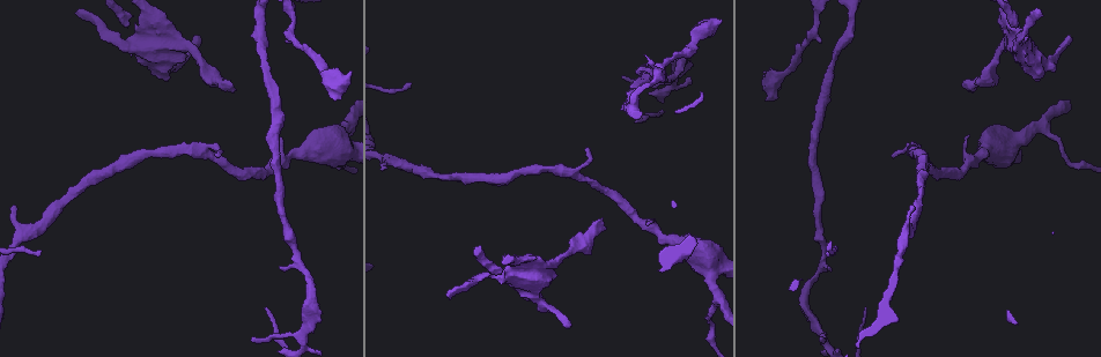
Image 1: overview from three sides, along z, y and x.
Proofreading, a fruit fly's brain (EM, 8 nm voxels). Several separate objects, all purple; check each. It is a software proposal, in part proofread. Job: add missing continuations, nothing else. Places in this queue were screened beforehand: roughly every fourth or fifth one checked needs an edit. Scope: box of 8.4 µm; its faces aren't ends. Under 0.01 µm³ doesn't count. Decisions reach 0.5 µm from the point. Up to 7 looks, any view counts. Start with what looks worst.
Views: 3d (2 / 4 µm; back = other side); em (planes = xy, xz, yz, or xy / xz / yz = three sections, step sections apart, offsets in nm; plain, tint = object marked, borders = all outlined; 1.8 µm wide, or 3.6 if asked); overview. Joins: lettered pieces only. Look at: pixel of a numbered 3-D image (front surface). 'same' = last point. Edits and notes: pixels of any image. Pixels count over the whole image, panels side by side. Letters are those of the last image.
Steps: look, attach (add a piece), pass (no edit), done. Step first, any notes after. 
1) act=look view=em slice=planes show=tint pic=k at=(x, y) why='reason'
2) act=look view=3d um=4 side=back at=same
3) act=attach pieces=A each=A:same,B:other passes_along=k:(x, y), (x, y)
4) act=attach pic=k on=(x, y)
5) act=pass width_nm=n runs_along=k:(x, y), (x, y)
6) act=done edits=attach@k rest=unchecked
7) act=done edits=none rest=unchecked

act=look view=3d um=4 pic=1 at=(961, 84) why='branch stops here'

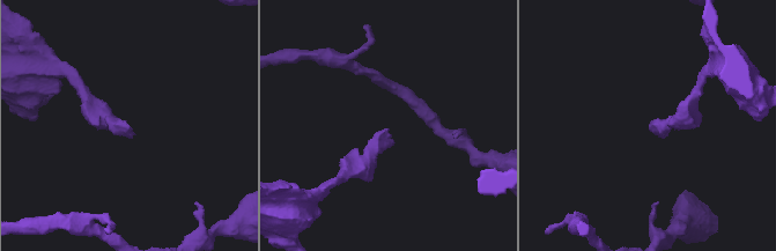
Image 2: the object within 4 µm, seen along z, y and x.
act=look view=em slice=planes show=borders pic=2 at=(651, 126) why='now the EM'

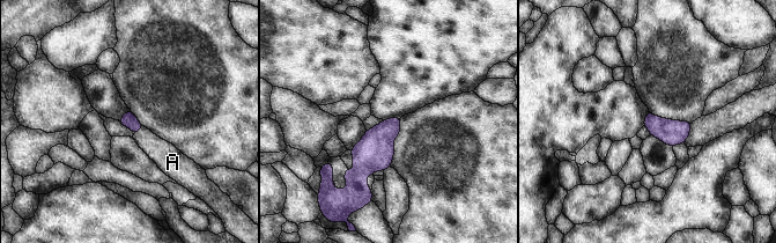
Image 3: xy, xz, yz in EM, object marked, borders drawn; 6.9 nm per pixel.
act=attach pic=3 on=(165, 155) each=A:same passes_along=3:(128, 119), (139, 131), (165, 155) found='the cell continues'

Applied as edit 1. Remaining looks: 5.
act=look view=overview why='see it whole again'

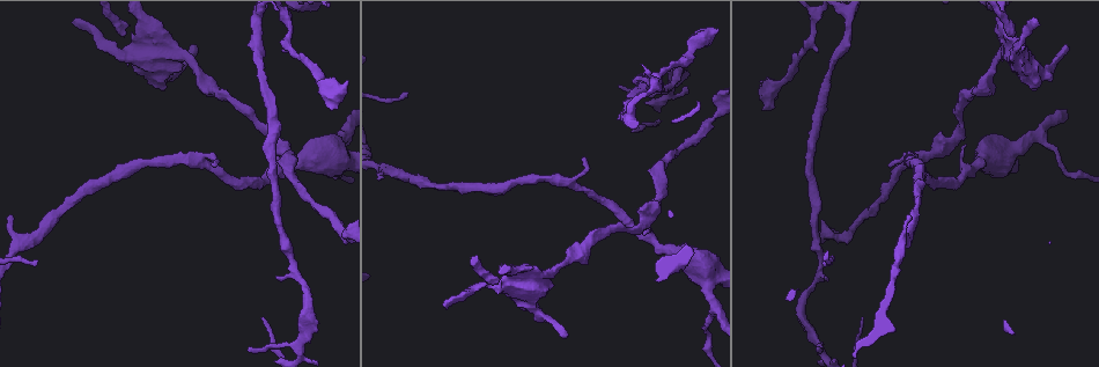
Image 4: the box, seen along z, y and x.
act=look view=em um=3.6 slice=planes show=tint pic=4 at=(1067, 46) why='tapers out'

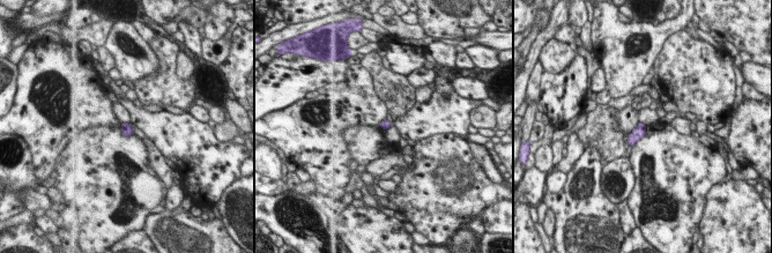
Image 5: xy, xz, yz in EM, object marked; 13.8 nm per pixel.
act=look view=em um=3.6 slice=planes show=borders at=same

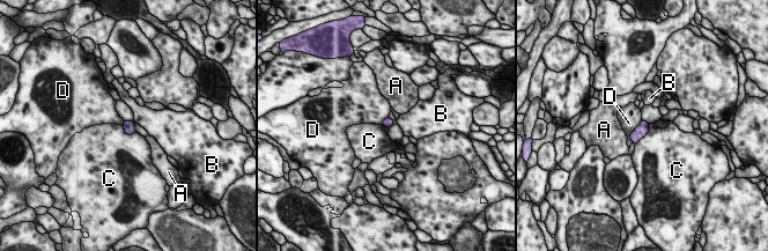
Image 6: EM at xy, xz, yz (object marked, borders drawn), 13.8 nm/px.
act=pass each=A:other,B:other,C:other,D:other found='none of them fits'

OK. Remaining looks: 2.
act=look view=3d um=4 pic=4 at=(73, 23) why='free end'

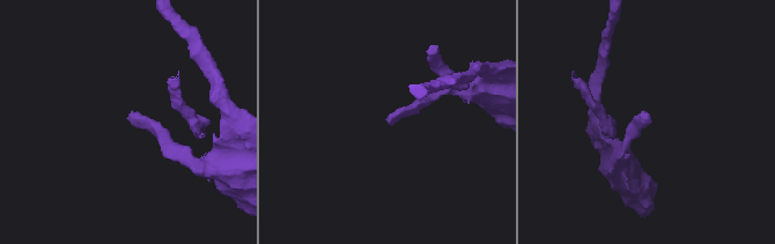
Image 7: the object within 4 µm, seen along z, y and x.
act=look view=em slice=planes show=borders pic=7 at=(649, 117)

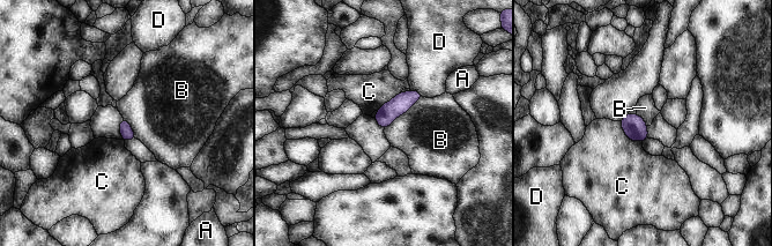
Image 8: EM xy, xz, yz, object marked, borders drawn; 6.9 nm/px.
act=pass each=A:other,B:other,C:other,D:other border=8:(423, 96), (384, 129) found='none of them fits'

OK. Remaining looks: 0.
act=done edits=attach@3 rest=unchecked

